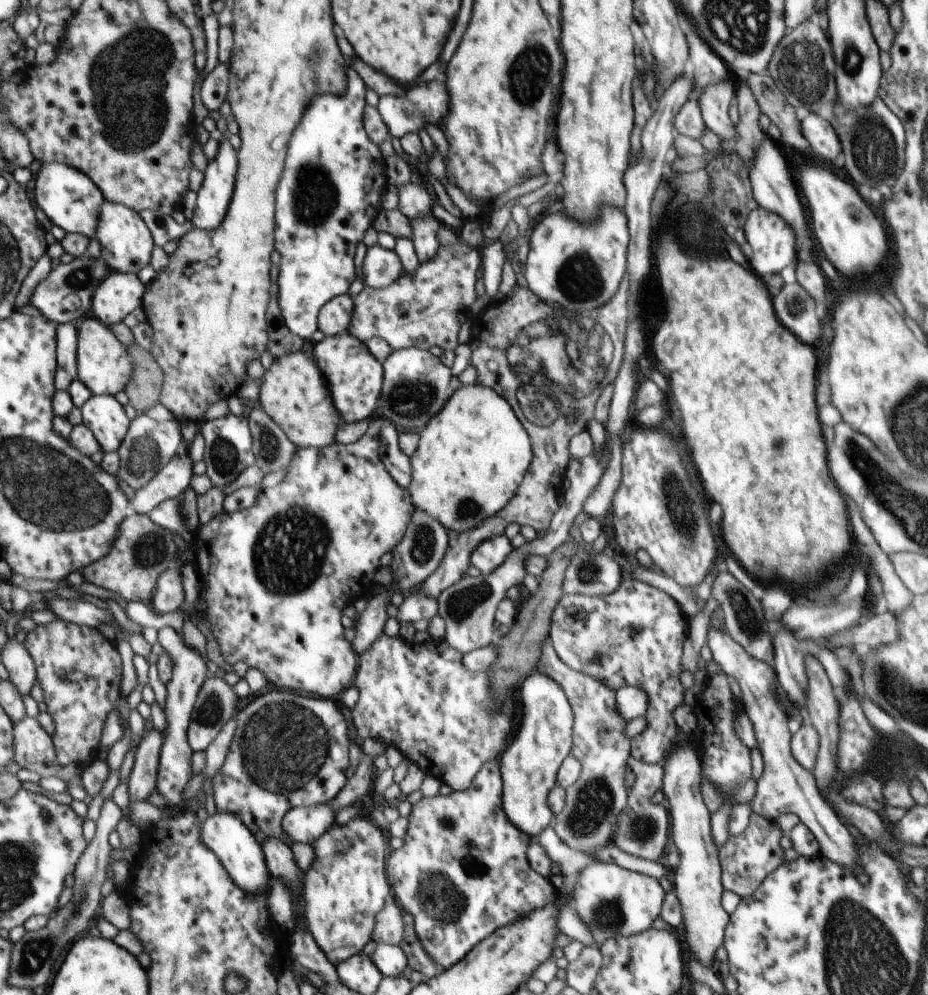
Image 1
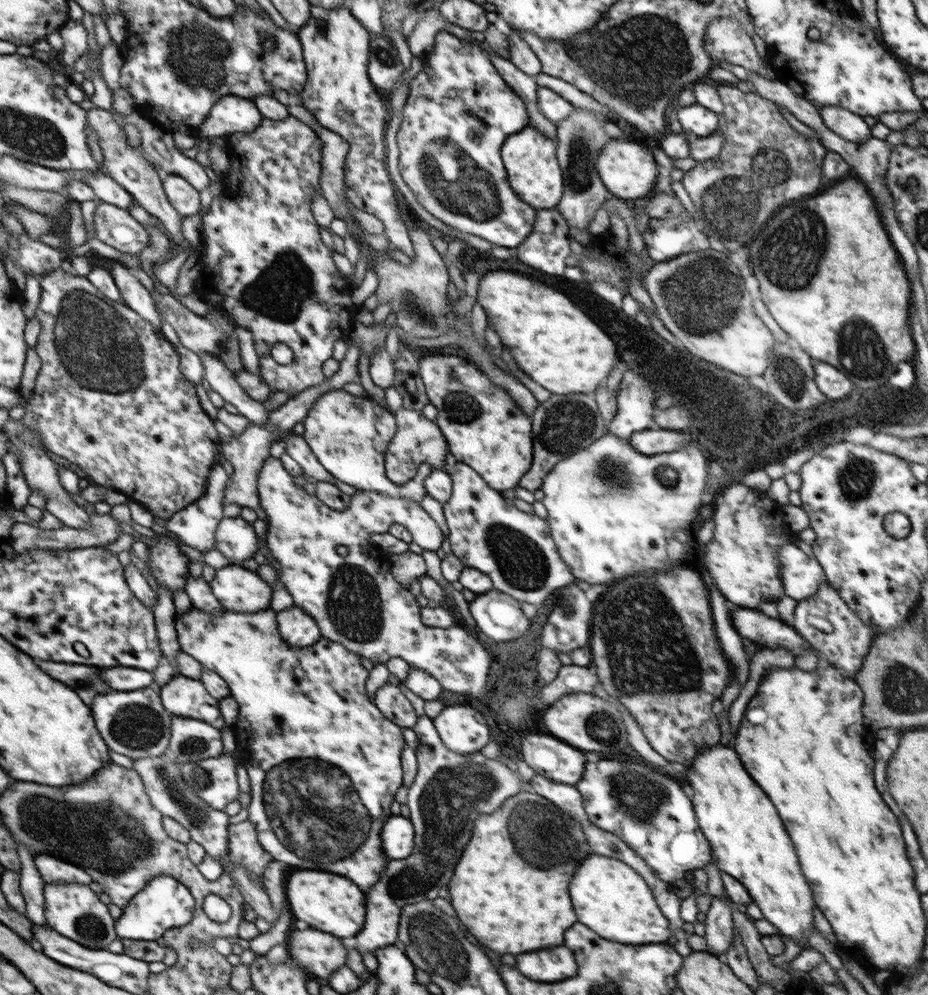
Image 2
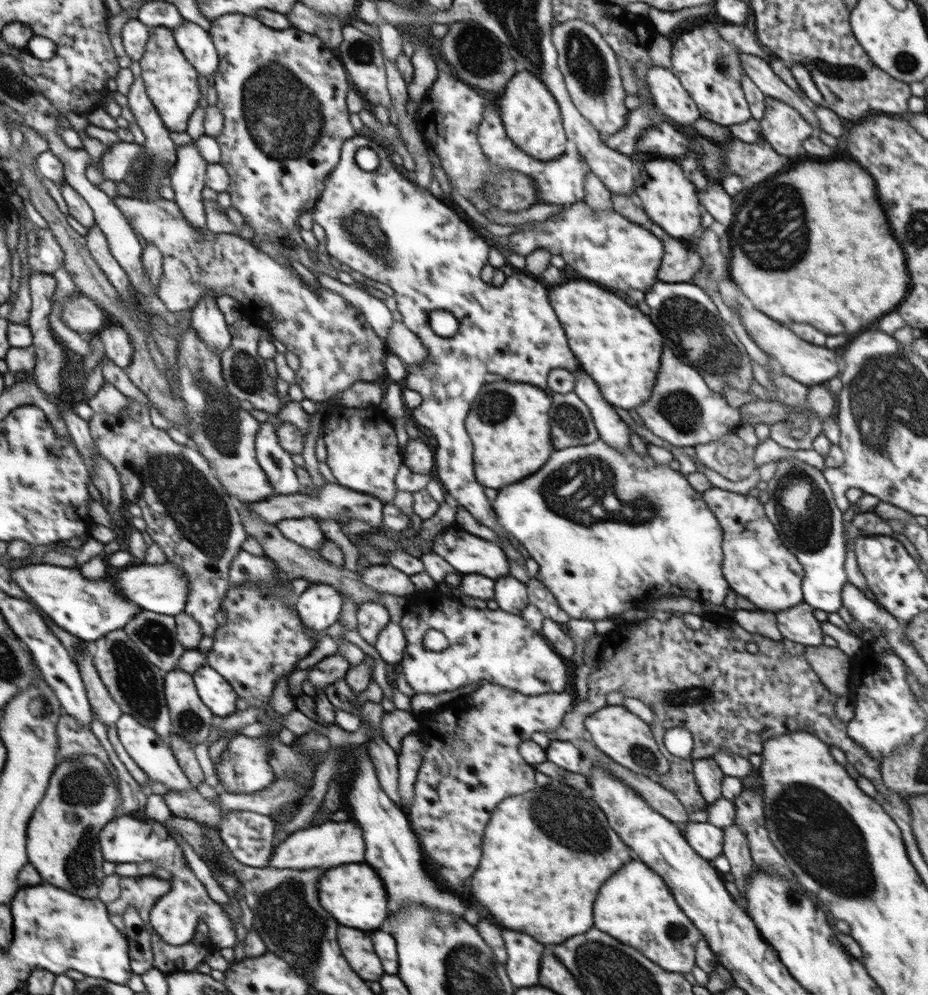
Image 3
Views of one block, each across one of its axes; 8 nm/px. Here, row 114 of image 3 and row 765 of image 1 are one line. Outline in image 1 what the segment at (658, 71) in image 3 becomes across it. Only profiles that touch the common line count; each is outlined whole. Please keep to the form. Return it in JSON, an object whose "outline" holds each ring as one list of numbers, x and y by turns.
{"outline":[[675,746,666,756,663,769,662,792,668,798,672,838,680,857,680,864,671,871,671,877,682,907,686,944,691,952,690,956,694,956,702,966,710,969,716,962,716,950,724,944,729,914,721,903,725,890,721,883,719,848,711,833,711,812,700,794,701,762,690,746]]}

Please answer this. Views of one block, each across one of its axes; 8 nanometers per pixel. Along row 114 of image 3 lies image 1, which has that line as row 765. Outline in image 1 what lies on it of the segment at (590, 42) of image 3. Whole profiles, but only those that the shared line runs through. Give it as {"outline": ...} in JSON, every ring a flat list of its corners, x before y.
{"outline":[[549,637,543,640,541,657,536,672,553,678,563,688,566,698,571,704,574,715,571,755,581,762,582,767,578,780,565,789,566,806,564,806,560,814,554,816,552,828,566,846,584,854,591,854,596,849,605,847,612,842,619,814,624,810,627,803,628,788,625,784,625,772,626,766,629,765,627,763,628,757,631,755,631,740,625,734,627,722,618,714,615,692,602,684,601,681,594,680,593,677,566,666,564,661,557,655]]}

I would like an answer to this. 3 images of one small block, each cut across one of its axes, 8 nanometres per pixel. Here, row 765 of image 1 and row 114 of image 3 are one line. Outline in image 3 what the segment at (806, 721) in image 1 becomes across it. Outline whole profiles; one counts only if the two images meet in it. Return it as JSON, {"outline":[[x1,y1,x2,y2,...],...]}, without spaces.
{"outline":[[739,52,740,64,742,65,743,74,750,77,756,86,767,97,782,100,786,104,790,104,794,110,798,110,802,114,802,118,812,124,813,128,818,128,818,117,814,114,814,108,811,103,802,98,798,93,794,92,775,72,770,68,767,60]]}

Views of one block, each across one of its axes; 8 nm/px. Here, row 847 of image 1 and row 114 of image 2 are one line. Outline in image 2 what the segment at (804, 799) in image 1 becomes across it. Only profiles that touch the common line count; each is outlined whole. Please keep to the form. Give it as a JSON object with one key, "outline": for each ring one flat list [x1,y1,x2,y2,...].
{"outline":[[822,105,819,113,823,123,844,140,862,143,872,137,871,127,864,121,864,118,845,108]]}

